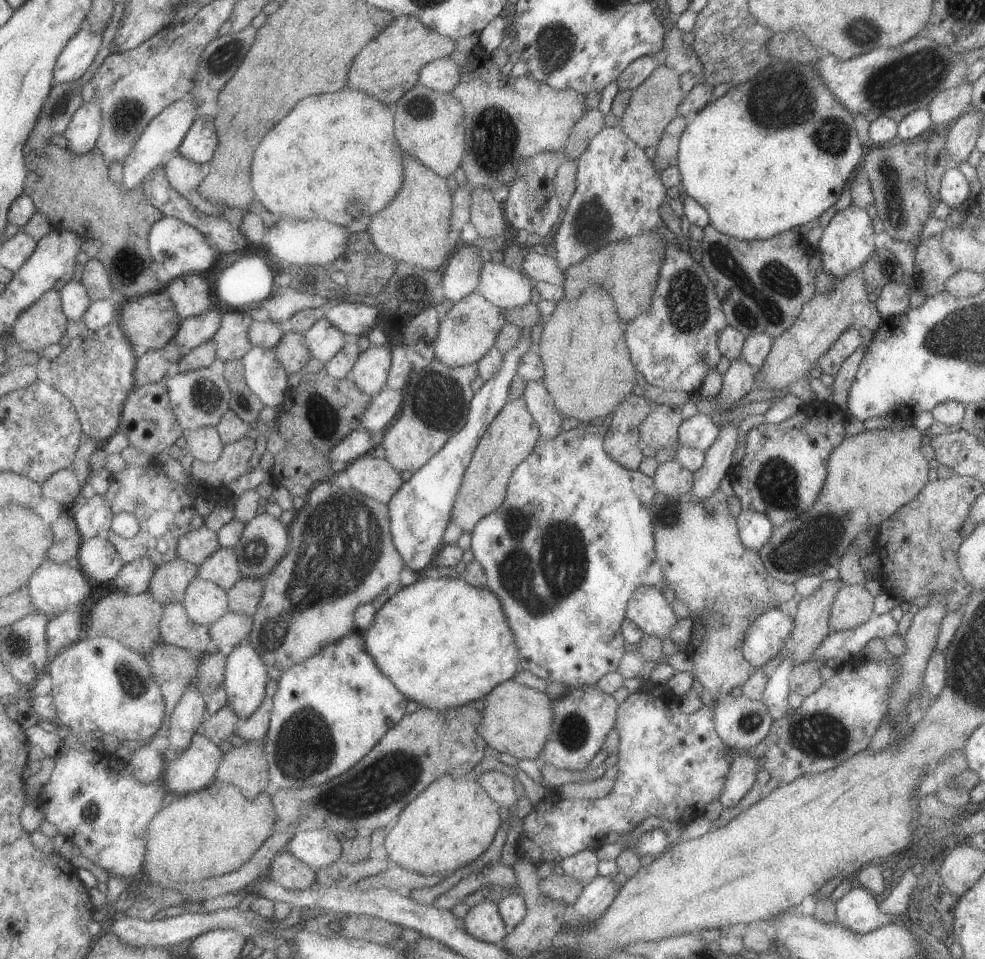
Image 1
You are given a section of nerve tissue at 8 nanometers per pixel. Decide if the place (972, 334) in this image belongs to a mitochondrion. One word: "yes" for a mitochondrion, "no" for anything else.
yes

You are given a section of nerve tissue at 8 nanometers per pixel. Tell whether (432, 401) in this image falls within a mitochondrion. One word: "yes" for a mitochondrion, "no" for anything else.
yes

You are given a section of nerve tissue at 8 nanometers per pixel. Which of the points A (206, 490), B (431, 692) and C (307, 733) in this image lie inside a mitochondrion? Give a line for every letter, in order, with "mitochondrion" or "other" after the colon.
A: other
B: other
C: mitochondrion

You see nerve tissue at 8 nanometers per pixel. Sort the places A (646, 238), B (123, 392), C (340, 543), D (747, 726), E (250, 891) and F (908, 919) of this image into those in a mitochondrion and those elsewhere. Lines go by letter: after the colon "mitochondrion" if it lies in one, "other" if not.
A: other
B: other
C: mitochondrion
D: mitochondrion
E: other
F: other

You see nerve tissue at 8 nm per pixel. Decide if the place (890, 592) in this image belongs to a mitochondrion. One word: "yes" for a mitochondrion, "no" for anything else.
no

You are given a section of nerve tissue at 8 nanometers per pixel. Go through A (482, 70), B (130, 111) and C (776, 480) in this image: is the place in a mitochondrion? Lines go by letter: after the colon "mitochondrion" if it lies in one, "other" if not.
A: other
B: mitochondrion
C: mitochondrion

